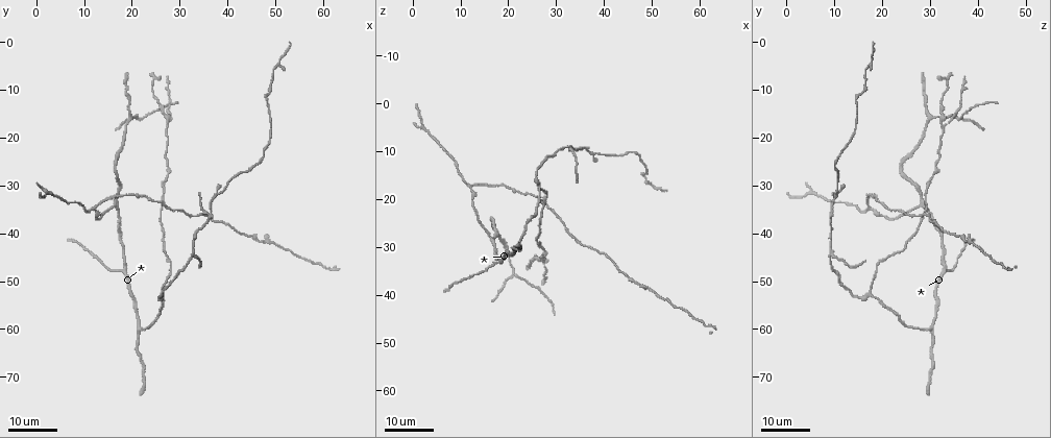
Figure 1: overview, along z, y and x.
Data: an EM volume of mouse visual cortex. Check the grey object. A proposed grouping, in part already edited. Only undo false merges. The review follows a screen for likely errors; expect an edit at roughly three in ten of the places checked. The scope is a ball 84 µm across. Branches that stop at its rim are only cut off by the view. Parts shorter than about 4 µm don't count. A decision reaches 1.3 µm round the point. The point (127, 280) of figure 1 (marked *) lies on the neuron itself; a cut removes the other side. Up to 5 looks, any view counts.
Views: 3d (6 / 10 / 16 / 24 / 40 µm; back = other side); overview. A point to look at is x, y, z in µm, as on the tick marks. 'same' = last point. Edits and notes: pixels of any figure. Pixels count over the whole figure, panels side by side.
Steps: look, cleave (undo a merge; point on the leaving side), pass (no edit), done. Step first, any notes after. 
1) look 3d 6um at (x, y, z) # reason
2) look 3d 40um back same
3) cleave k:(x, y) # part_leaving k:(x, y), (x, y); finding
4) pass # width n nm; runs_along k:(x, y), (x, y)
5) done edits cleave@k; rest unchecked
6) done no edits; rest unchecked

look 3d 16um at (26.0, 52.0, 17.5) # side arm on a straight run

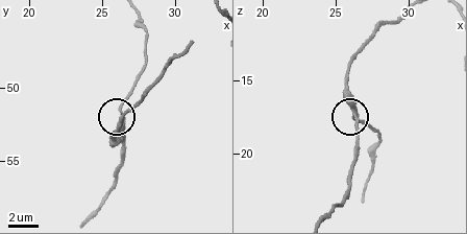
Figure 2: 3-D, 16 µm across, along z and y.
look 3d 10um same # closer look

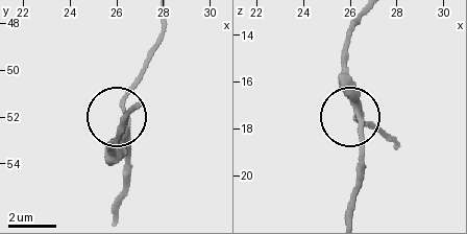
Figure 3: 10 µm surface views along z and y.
pass # width 260 nm; runs_along 3:(116, 213), (128, 158), (122, 103), (146, 52); continuous, no second neuron

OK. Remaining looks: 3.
look 3d 24um at (27.5, 45.0, 20.5) # thick turns thin

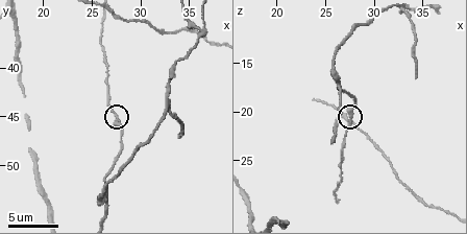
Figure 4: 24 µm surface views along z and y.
look 3d 6um at (27.4, 45.4, 20.8)

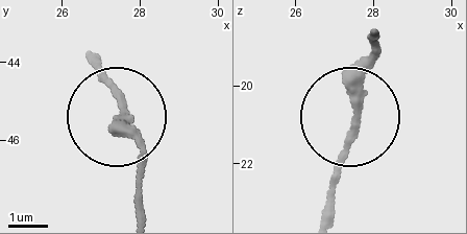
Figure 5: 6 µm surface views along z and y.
pass # all the same neuron

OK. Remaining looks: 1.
done no edits; rest unchecked

